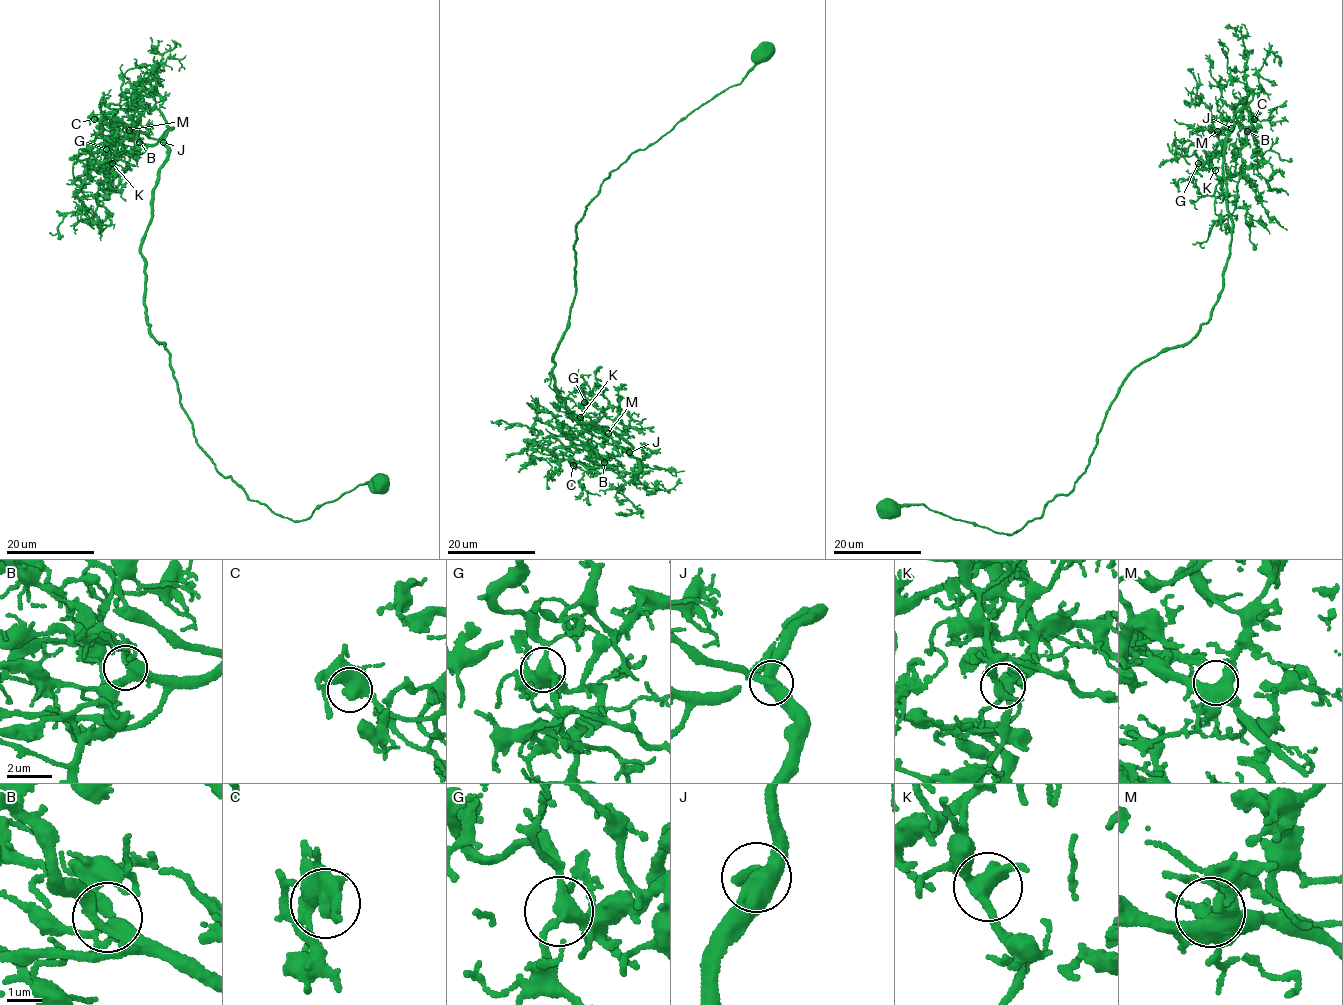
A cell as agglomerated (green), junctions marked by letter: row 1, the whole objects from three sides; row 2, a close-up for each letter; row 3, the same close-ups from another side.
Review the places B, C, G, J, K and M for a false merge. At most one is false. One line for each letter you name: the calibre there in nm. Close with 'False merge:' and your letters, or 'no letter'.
False merge: no letter

